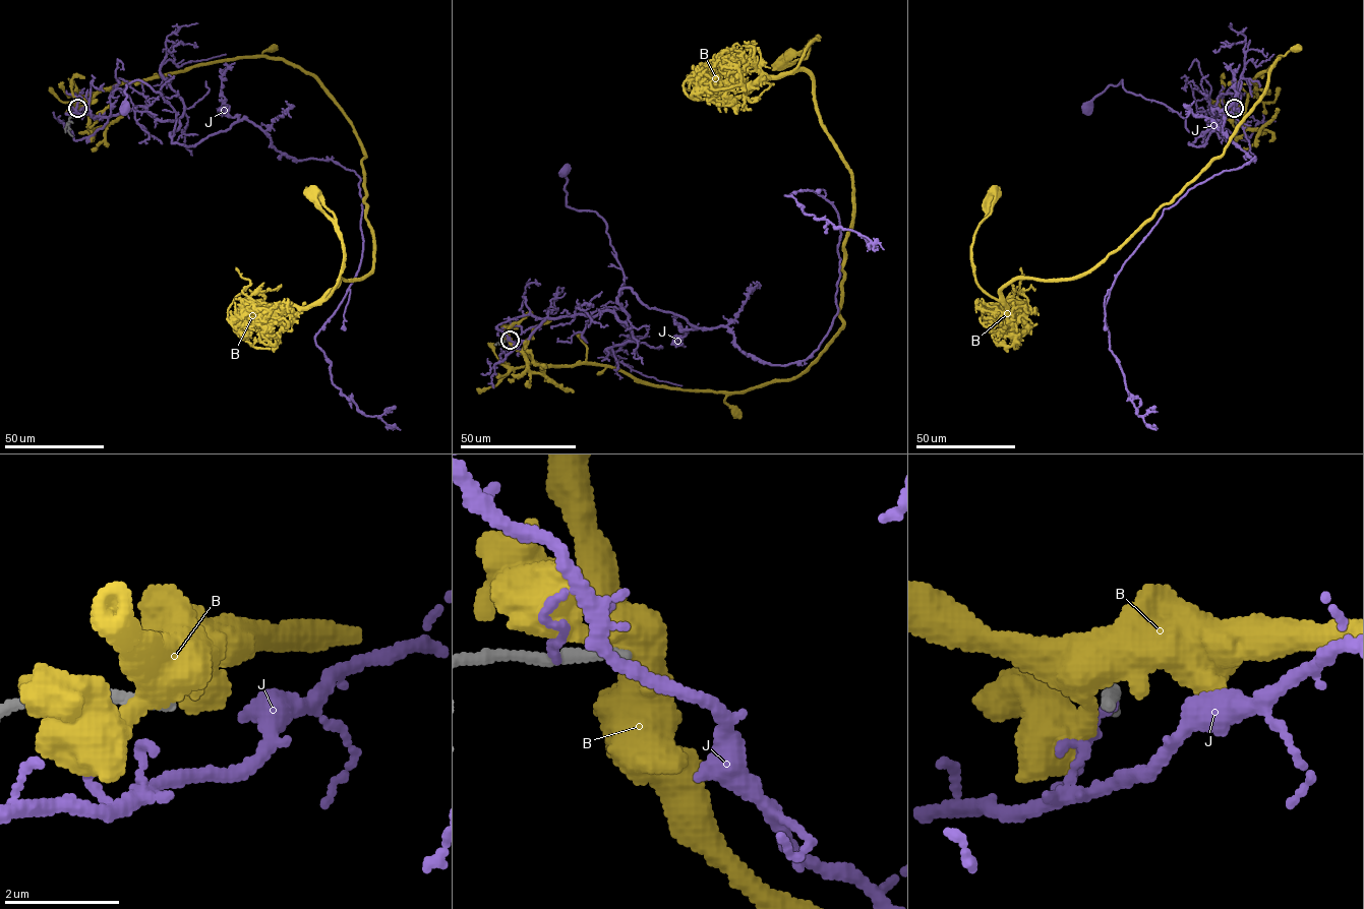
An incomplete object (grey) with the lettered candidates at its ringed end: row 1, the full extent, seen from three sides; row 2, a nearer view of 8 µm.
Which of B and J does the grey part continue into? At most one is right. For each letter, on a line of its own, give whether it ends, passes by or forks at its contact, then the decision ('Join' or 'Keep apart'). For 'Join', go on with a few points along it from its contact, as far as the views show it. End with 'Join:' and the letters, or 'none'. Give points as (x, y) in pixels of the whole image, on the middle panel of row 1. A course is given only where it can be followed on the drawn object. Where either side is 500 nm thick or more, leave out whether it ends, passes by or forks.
B: Keep apart
J: It ends there. Keep apart
Join: none

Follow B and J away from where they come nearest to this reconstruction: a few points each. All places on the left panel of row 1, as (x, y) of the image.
B: (76, 108), (200, 64), (281, 58), (313, 75), (364, 156), (373, 267), (324, 300), (344, 246), (311, 193)
J: (75, 108), (66, 114), (142, 107), (180, 127), (171, 137), (176, 113), (141, 80), (126, 84), (125, 108)

